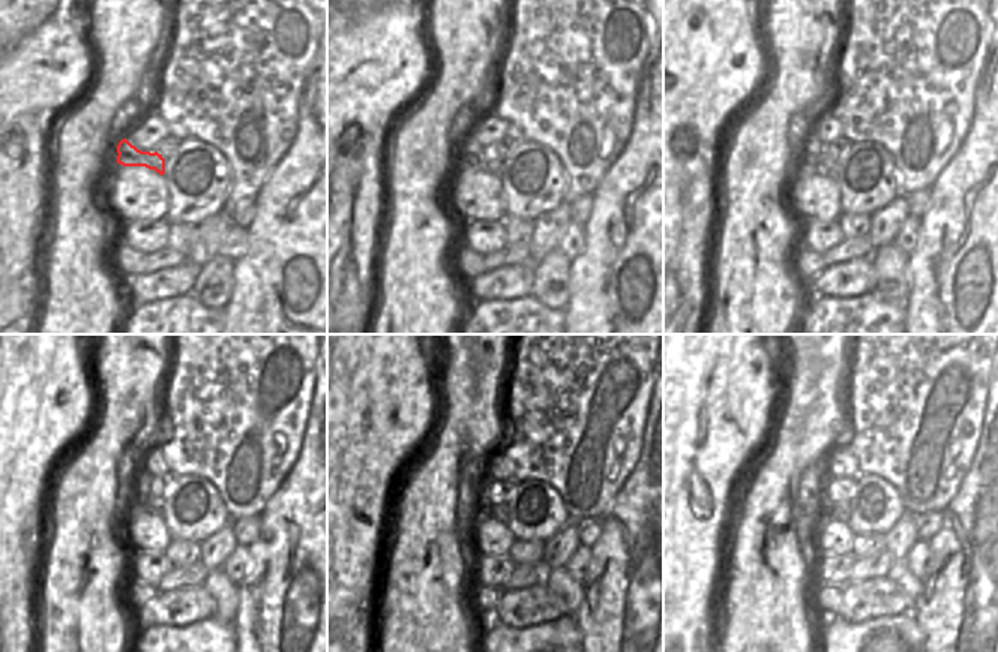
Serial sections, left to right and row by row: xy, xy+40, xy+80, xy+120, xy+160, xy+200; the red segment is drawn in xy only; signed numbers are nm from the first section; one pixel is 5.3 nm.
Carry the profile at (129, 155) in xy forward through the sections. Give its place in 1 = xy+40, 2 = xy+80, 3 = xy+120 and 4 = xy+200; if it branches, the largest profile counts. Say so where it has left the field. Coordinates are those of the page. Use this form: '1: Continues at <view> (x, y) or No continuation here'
1: Continues at xy+40 (482, 161)
2: Continues at xy+80 (824, 167)
3: Continues at xy+120 (149, 502)
4: Continues at xy+200 (827, 511)

